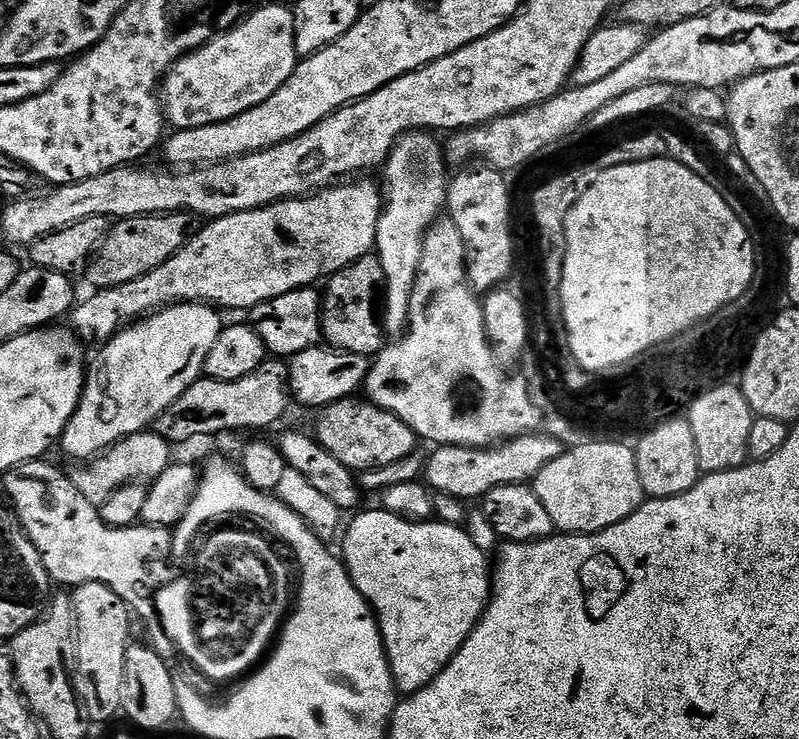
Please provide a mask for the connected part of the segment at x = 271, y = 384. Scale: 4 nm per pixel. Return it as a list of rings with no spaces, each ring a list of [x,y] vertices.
[[[268,358],[254,370],[254,374],[246,374],[246,378],[238,378],[234,382],[218,382],[201,378],[159,416],[155,422],[154,430],[162,438],[166,438],[169,444],[179,446],[187,440],[196,440],[199,436],[220,436],[223,432],[236,432],[239,428],[268,428],[276,424],[288,412],[290,405],[290,393],[288,390],[289,365],[280,358]]]

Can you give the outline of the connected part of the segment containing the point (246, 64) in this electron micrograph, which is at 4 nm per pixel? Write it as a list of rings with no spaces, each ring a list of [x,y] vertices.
[[[267,4],[183,56],[164,77],[158,95],[167,123],[173,129],[226,122],[266,102],[294,74],[298,63],[295,11],[280,4]]]

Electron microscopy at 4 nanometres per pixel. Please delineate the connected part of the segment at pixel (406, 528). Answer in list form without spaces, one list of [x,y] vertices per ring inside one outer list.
[[[383,510],[363,512],[356,514],[361,516],[351,517],[352,525],[348,533],[347,528],[343,533],[342,563],[354,586],[376,613],[397,693],[411,694],[422,690],[442,674],[444,667],[478,626],[492,594],[490,560],[482,550],[478,550],[478,546],[474,546],[474,542],[470,542],[463,527],[403,520]]]

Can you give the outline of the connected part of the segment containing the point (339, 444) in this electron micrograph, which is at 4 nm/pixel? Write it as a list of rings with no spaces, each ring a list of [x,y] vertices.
[[[349,398],[327,404],[315,416],[316,440],[323,448],[330,450],[330,454],[334,454],[334,458],[338,458],[342,466],[357,474],[390,466],[390,462],[399,462],[418,448],[416,432],[410,430],[410,426],[406,426],[402,418],[382,410],[364,398]]]

